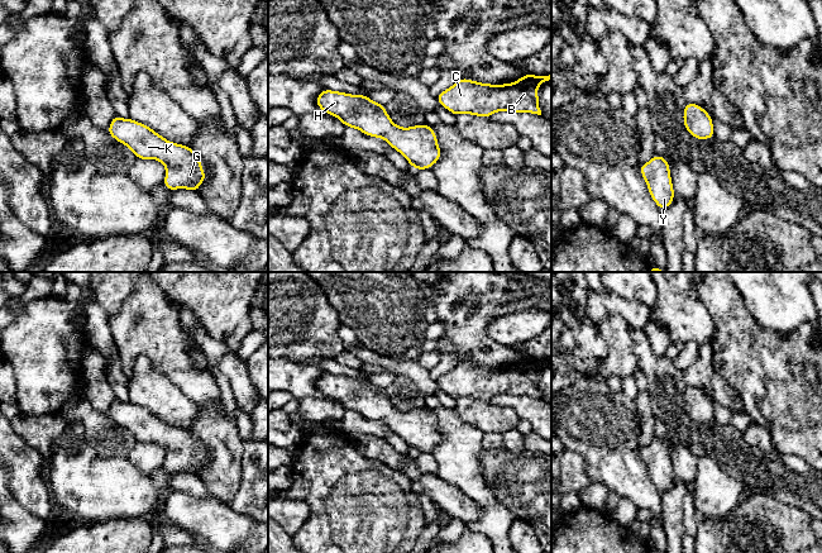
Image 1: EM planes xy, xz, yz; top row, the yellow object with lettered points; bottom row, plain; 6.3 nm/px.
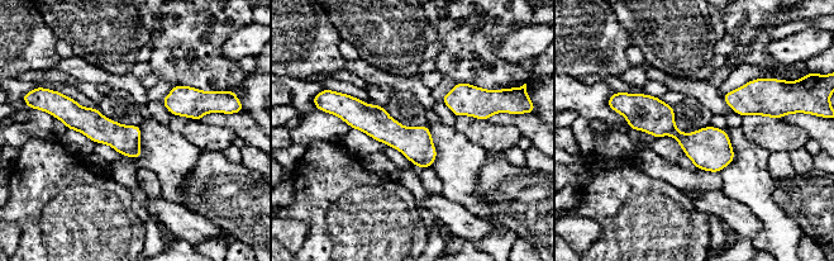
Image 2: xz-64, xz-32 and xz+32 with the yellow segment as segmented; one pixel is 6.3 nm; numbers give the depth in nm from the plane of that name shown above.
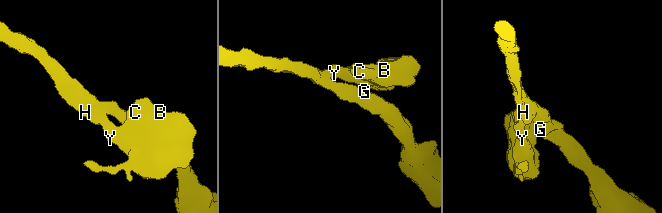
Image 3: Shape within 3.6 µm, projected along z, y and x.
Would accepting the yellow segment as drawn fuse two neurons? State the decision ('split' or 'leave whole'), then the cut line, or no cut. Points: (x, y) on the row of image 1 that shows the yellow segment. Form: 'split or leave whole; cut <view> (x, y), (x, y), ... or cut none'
leave whole; cut none

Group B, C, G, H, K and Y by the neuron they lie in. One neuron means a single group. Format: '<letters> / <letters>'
B C G H K Y

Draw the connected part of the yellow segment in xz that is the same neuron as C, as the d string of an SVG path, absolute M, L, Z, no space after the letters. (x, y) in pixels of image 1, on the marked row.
M526 73L517 81L503 85L459 78L451 87L440 92L436 100L455 116L470 114L489 118L501 110L541 115L537 87L545 81L551 81L551 73Z

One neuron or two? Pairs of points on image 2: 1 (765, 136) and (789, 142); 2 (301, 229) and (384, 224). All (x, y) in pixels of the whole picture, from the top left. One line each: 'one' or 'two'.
1: one
2: two

